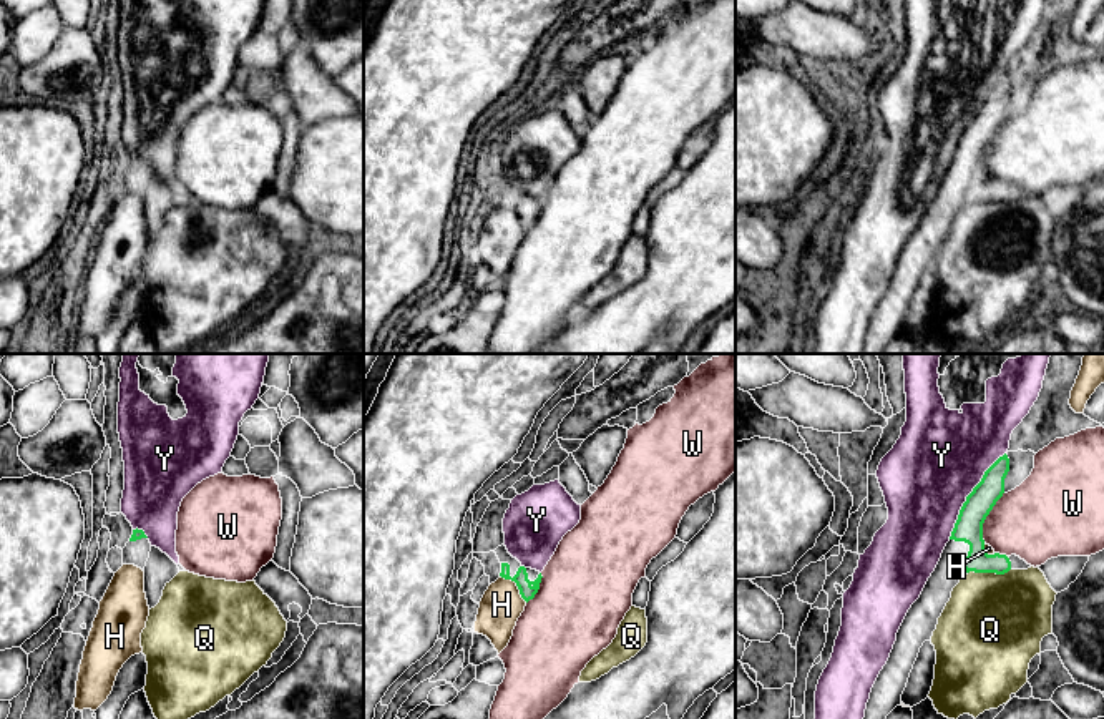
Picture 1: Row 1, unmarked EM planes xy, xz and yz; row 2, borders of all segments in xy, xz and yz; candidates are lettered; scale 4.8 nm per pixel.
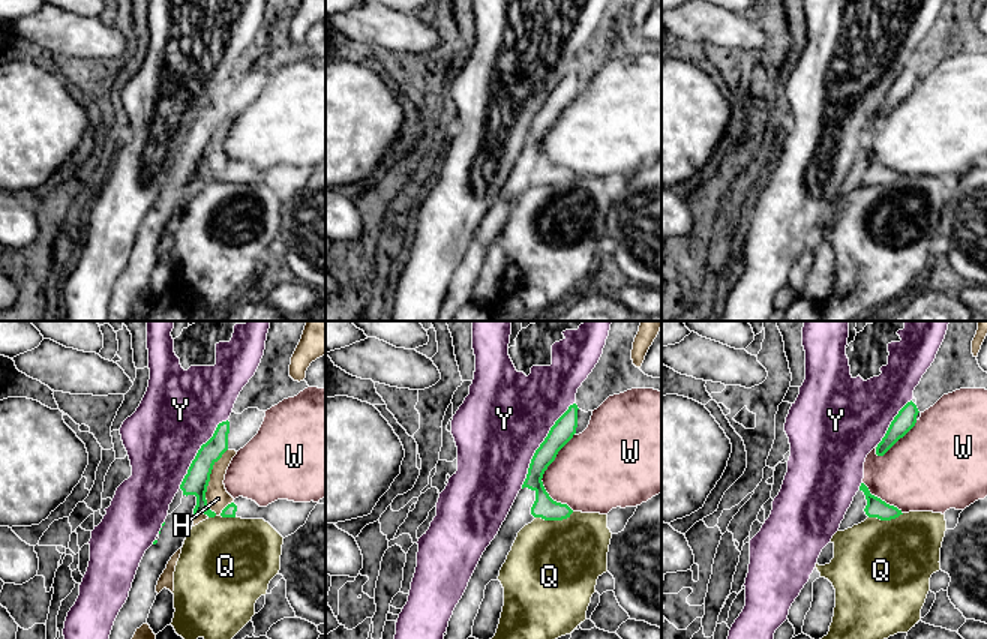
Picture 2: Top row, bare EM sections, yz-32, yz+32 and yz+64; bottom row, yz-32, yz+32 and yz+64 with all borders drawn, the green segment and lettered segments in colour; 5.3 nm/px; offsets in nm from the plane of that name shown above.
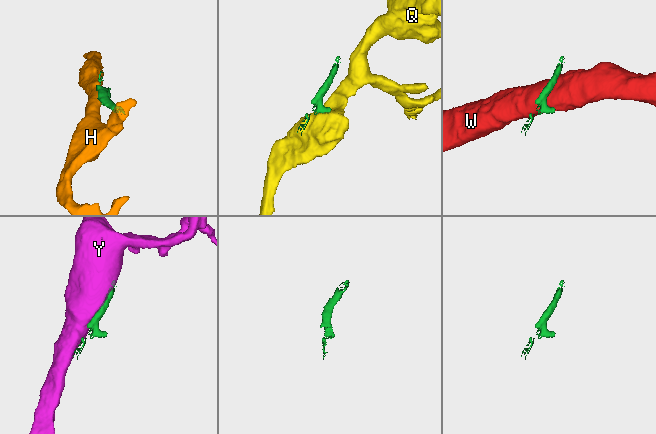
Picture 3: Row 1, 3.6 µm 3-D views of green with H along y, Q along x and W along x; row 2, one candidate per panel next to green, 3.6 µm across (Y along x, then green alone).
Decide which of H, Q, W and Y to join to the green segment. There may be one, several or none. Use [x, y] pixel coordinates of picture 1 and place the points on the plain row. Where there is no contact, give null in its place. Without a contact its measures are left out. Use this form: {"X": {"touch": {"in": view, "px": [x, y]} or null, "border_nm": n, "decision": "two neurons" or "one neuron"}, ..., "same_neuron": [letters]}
{"H": {"touch": {"in": "xz", "px": [517, 213]}, "border_nm": 190, "decision": "two neurons"}, "Q": {"touch": {"in": "yz", "px": [988, 200]}, "border_nm": 200, "decision": "two neurons"}, "W": {"touch": {"in": "yz", "px": [986, 143]}, "border_nm": 260, "decision": "two neurons"}, "Y": {"touch": {"in": "yz", "px": [968, 123]}, "border_nm": 500, "decision": "two neurons"}, "same_neuron": []}

